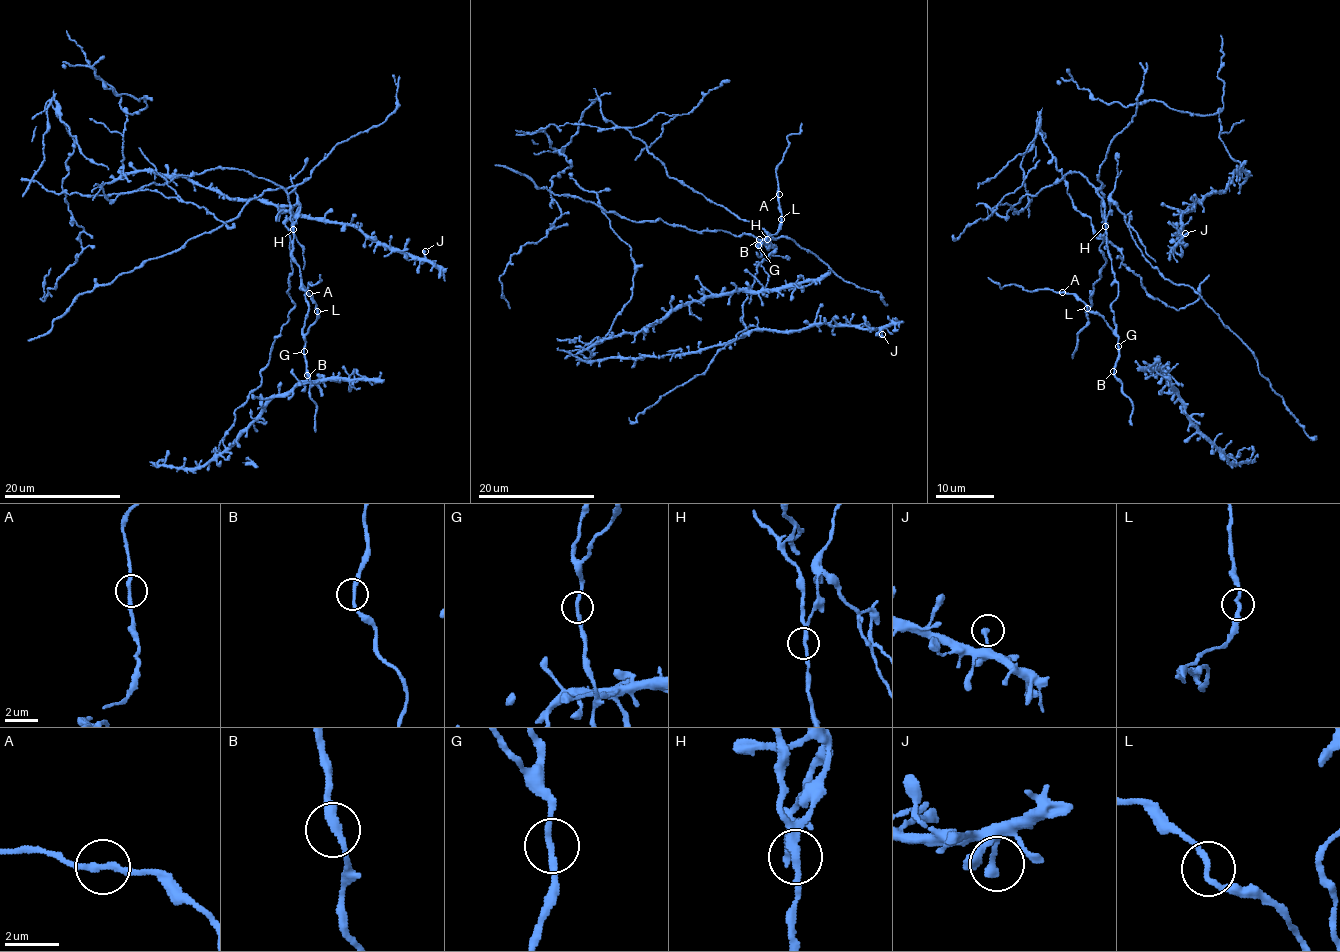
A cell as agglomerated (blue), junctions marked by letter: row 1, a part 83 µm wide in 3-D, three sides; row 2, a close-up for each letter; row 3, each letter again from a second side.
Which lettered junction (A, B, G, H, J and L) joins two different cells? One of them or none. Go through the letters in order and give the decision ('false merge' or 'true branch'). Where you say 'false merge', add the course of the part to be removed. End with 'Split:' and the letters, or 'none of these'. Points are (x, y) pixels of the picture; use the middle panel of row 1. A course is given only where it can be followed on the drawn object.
A: true branch
B: true branch
G: true branch
H: false merge
J: true branch
L: true branch
Split: H

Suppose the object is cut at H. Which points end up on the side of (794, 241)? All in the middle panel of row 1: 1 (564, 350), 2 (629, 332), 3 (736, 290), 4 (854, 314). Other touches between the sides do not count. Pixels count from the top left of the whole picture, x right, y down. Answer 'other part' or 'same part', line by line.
1: other part
2: other part
3: other part
4: other part

